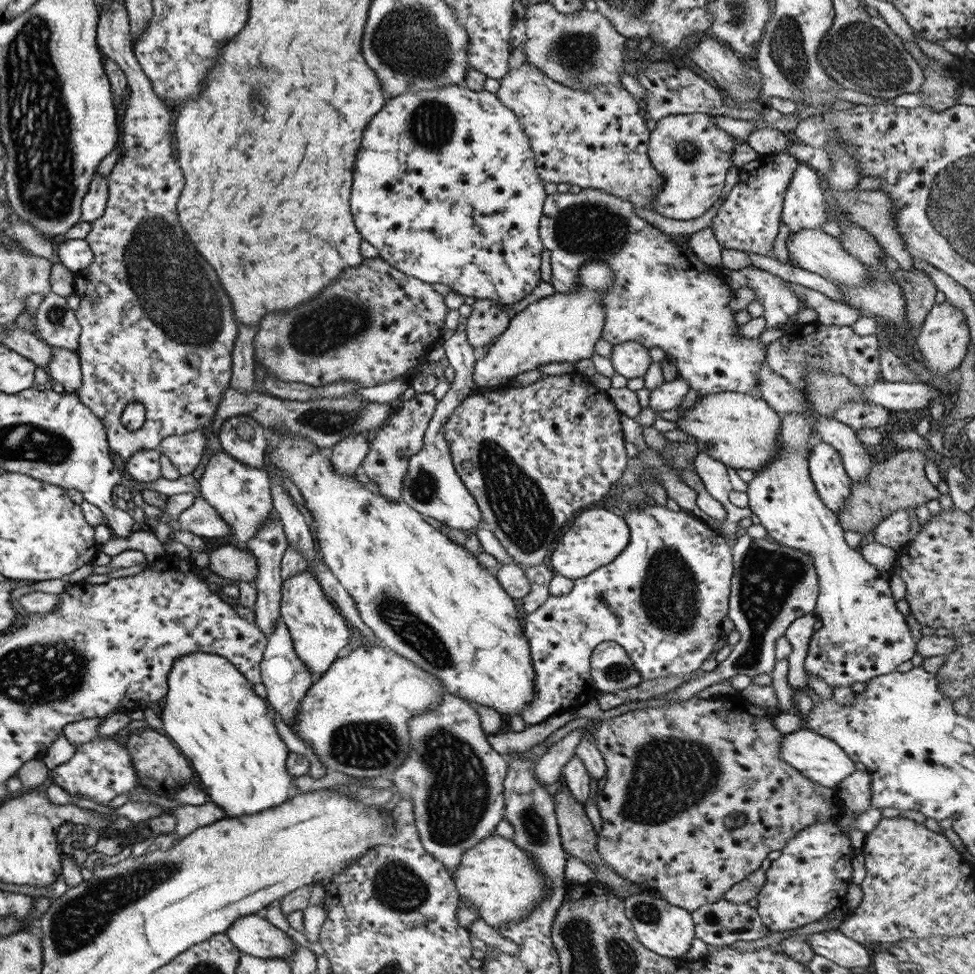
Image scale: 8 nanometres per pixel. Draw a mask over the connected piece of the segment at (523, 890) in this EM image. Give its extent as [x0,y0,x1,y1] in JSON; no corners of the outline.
[452,835,549,930]

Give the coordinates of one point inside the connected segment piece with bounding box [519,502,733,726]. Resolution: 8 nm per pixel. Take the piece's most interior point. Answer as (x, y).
(662, 598)

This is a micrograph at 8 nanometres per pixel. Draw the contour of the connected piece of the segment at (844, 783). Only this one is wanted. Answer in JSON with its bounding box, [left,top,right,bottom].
[835,771,870,814]

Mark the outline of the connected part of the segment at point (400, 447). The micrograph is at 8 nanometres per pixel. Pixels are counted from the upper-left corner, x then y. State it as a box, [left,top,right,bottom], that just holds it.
[359,393,437,501]

